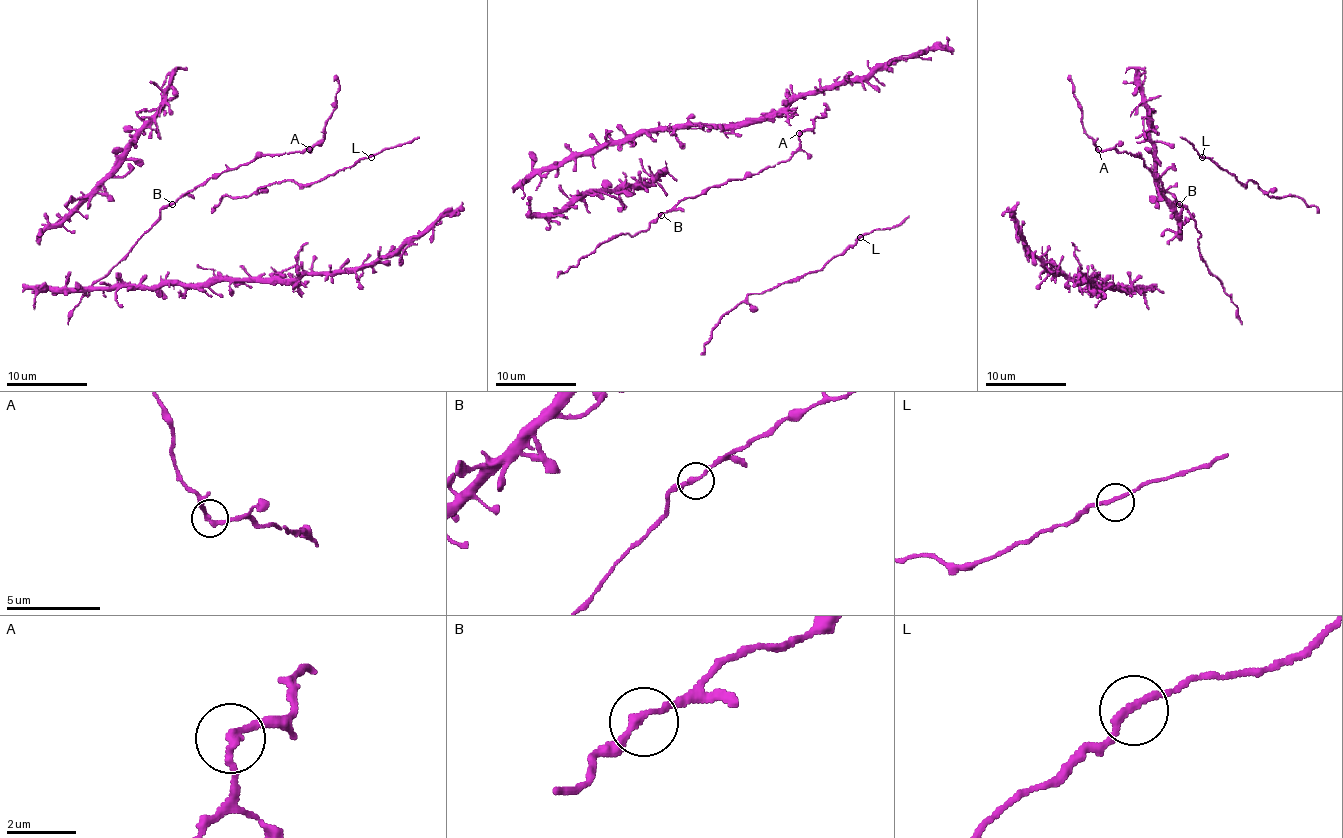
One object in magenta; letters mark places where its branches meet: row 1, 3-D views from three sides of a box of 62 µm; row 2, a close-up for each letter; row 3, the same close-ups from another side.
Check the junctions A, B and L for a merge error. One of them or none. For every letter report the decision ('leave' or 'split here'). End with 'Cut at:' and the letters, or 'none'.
A: leave
B: leave
L: leave
Cut at: none

